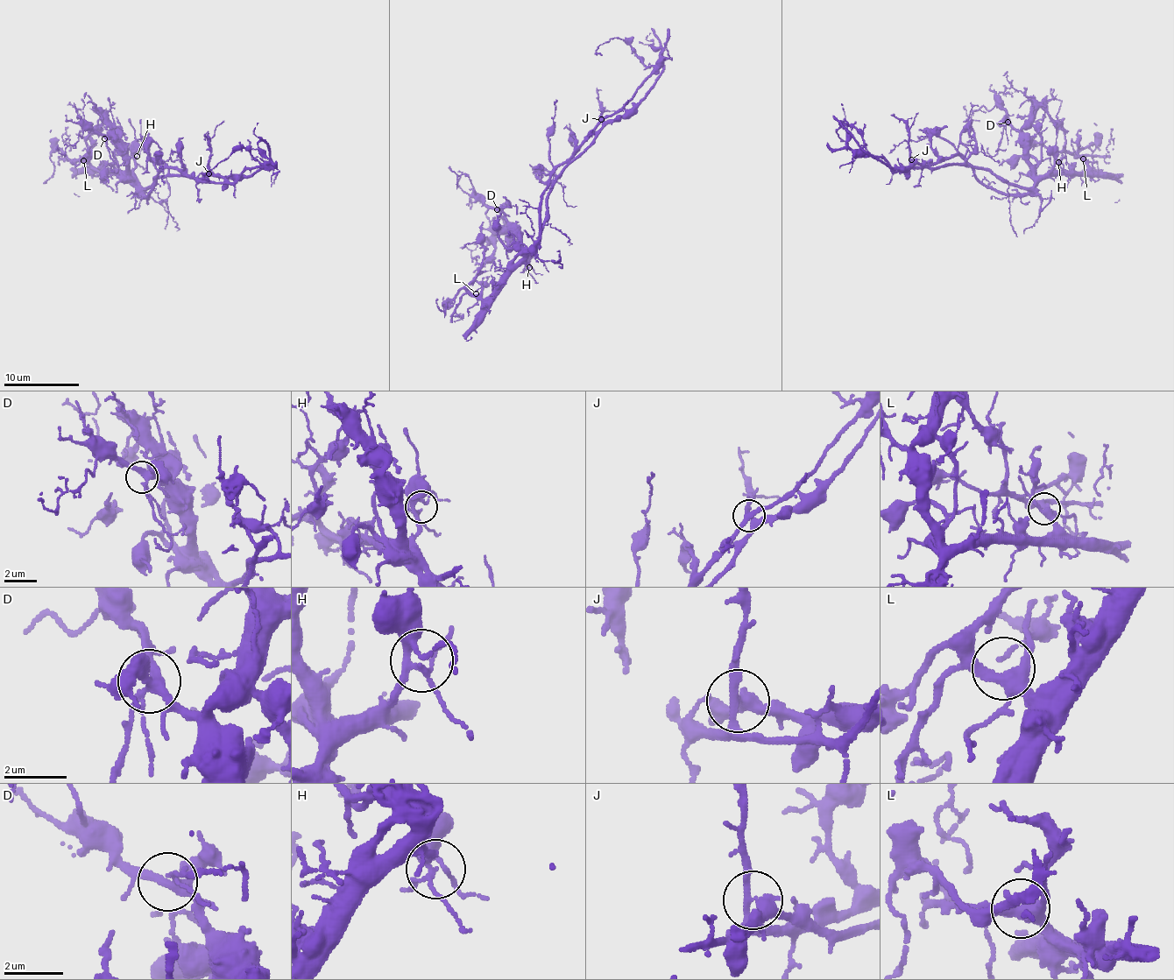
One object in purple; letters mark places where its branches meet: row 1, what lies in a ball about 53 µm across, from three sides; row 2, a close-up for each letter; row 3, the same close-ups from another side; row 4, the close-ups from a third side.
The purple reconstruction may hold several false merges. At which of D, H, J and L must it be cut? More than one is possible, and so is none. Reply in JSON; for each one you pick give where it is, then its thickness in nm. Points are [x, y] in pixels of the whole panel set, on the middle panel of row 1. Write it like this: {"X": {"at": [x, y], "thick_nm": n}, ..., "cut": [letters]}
{"J": {"at": [601, 119], "thick_nm": 320}, "cut": ["J"]}

